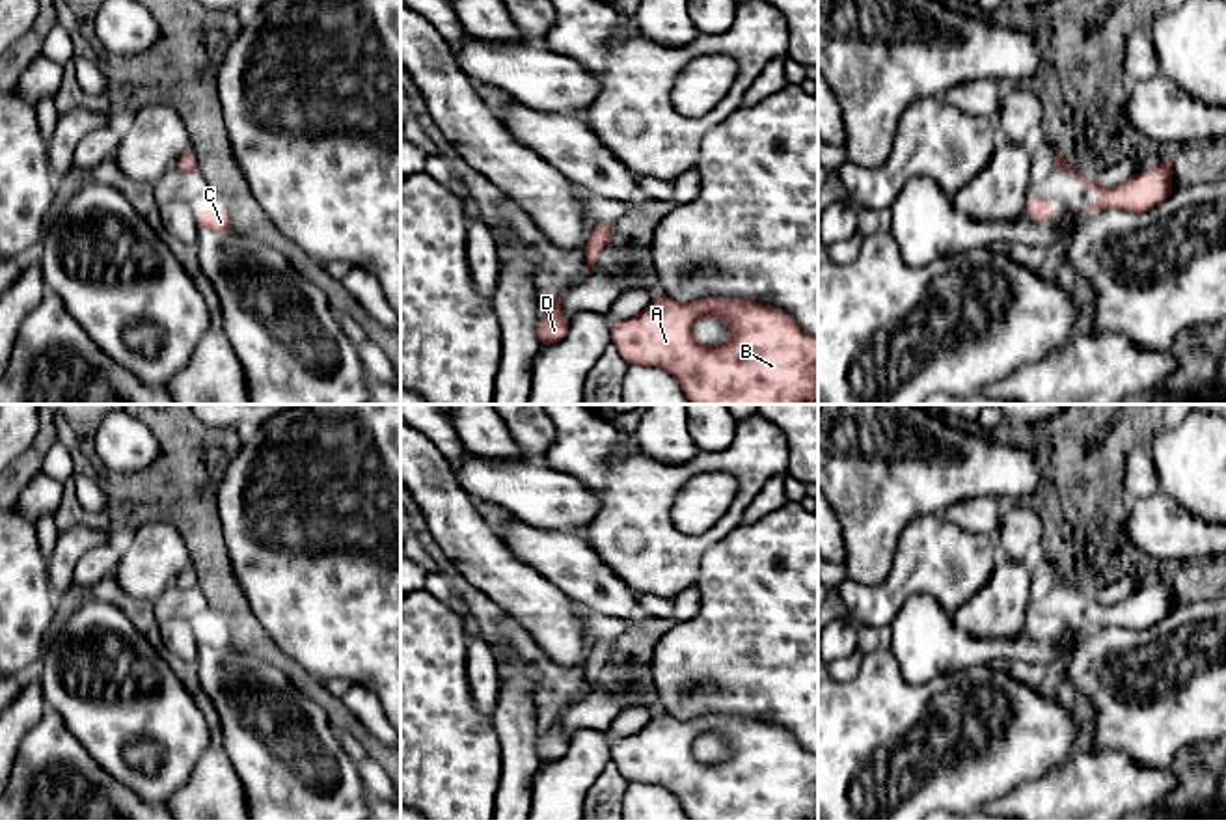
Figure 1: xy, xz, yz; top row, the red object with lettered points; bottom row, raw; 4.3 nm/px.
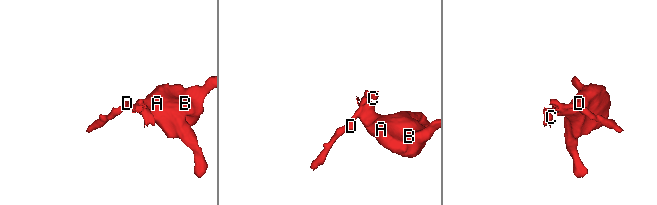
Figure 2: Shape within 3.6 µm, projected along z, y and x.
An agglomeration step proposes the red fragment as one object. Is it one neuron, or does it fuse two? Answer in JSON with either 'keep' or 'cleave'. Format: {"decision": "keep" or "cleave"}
{"decision": "cleave"}

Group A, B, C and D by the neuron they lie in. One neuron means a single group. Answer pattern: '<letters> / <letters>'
A B C / D

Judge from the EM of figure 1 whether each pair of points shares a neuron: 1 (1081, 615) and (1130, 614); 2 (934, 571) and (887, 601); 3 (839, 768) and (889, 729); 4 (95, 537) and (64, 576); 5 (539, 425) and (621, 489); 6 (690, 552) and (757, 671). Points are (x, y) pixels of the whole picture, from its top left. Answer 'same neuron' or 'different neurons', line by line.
1: same neuron
2: same neuron
3: same neuron
4: same neuron
5: different neurons
6: different neurons

